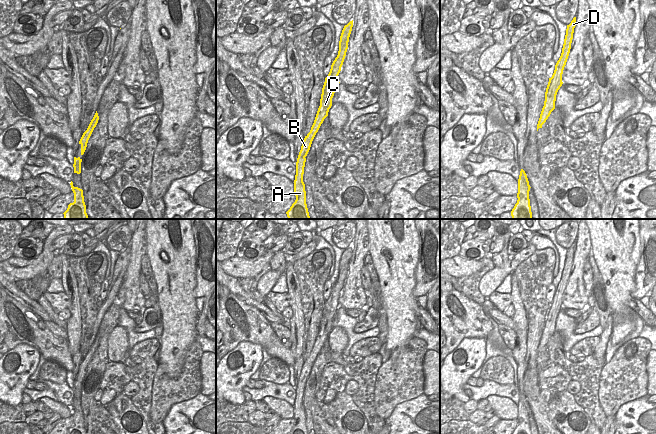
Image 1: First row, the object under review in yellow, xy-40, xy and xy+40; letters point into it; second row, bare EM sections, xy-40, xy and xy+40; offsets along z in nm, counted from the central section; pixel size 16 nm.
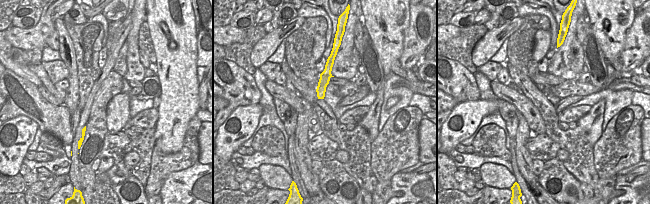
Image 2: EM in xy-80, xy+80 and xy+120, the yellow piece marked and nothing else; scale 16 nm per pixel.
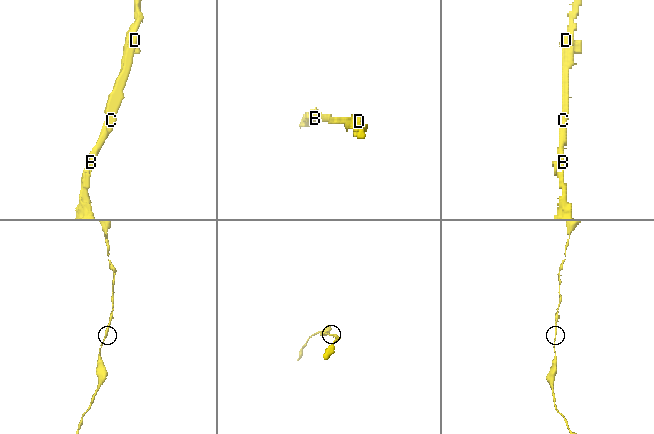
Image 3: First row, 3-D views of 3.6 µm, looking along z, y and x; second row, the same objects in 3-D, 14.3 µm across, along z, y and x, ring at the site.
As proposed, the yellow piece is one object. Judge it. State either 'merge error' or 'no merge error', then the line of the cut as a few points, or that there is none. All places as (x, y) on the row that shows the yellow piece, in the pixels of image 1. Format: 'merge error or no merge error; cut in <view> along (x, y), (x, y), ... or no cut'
no merge error; no cut

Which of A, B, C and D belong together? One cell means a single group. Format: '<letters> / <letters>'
A B C D

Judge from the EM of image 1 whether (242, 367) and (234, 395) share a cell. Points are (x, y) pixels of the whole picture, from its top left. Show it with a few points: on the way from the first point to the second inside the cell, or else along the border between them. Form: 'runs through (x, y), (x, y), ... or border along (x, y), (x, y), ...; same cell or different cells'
runs through (235, 374), (234, 388); same cell

